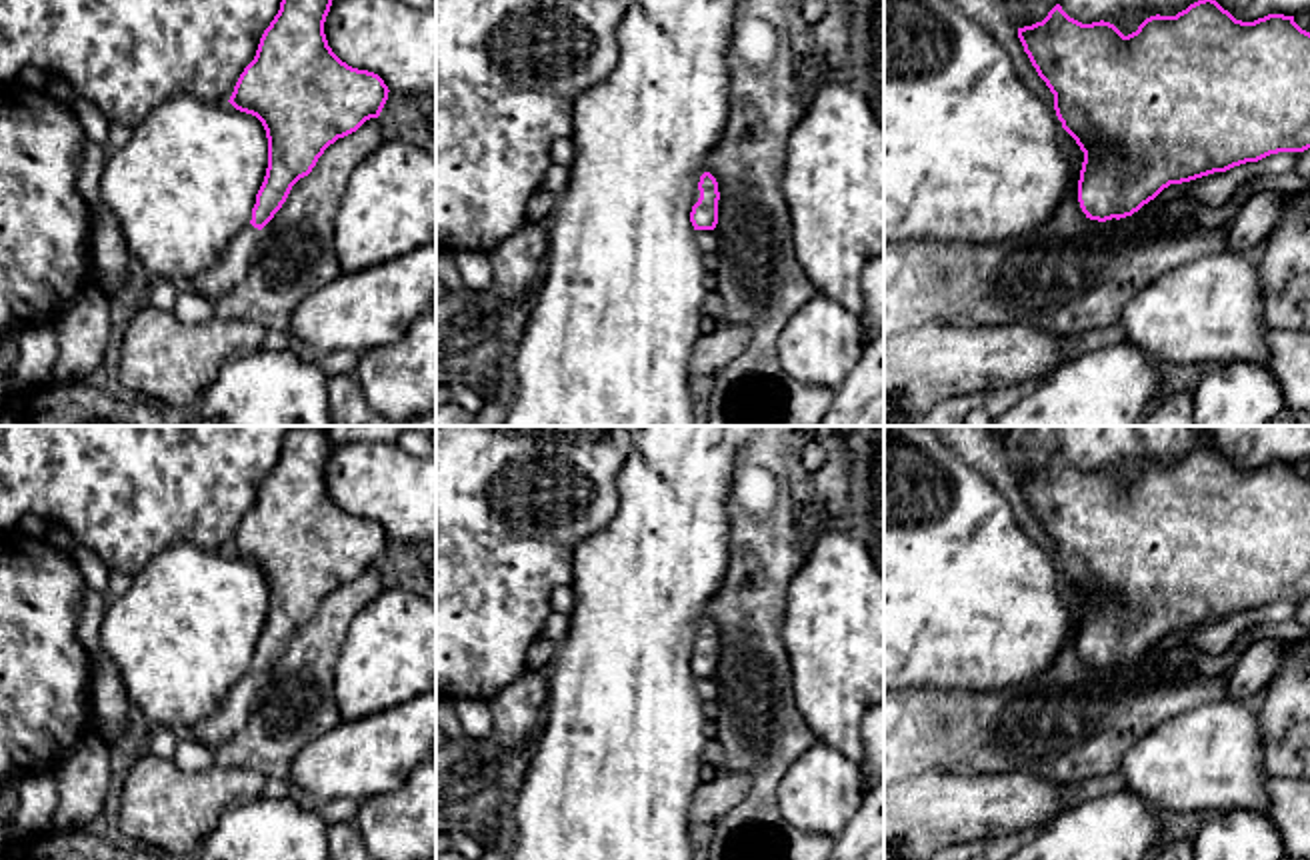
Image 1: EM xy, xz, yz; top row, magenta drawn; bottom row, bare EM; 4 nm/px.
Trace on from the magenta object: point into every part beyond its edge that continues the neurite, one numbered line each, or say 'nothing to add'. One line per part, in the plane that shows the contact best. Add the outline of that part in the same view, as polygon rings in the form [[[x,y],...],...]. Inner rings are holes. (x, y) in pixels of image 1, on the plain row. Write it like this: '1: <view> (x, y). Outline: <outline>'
1: xy (232, 714). Outline: [[[252,672],[238,680],[216,712],[192,726],[194,738],[216,752],[222,742],[238,734],[250,718],[260,680]]]

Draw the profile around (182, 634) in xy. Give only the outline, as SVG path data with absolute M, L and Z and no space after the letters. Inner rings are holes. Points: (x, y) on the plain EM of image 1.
M178 542L156 554L132 576L132 586L110 600L100 644L116 664L132 706L152 728L192 728L214 714L230 688L250 674L266 616L268 586L256 564L230 550Z

